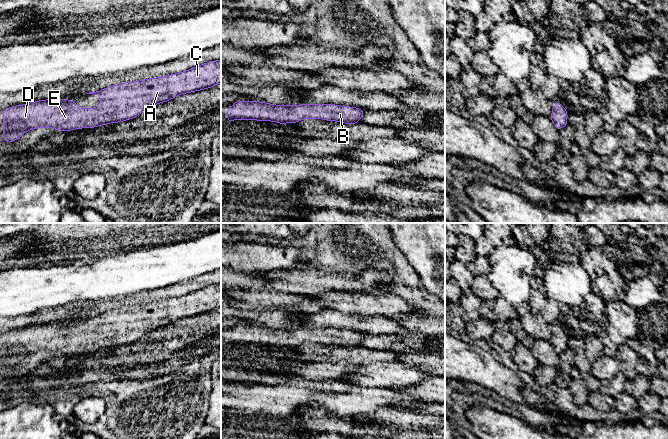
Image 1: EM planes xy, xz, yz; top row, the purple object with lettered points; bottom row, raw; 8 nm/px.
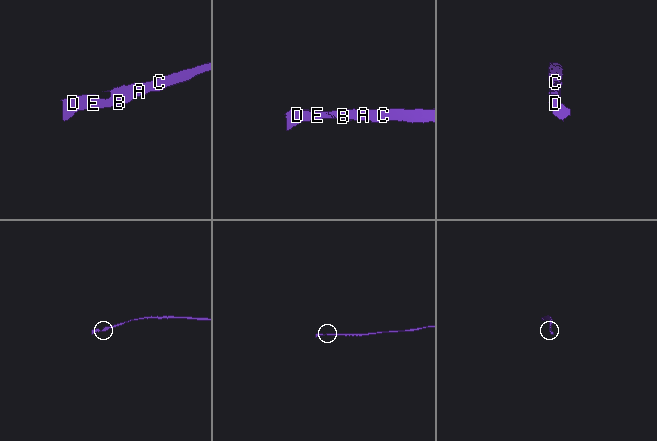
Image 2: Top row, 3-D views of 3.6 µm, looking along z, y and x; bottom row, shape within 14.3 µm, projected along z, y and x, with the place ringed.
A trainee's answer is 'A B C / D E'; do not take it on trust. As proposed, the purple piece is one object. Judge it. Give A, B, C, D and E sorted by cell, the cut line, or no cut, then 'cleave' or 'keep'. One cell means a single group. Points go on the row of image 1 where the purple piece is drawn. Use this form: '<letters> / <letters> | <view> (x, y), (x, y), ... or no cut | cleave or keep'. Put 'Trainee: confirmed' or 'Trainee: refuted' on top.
Trainee: refuted
A B C D E | no cut | keep

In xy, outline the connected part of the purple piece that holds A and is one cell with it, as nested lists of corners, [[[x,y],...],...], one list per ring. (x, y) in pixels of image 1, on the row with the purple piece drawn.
[[[221,60],[209,61],[189,70],[134,82],[112,85],[87,94],[98,95],[100,104],[95,108],[81,108],[70,99],[50,98],[3,109],[3,142],[18,140],[25,132],[36,128],[53,128],[59,131],[95,128],[123,122],[139,116],[145,109],[172,100],[178,95],[205,90],[221,83]]]

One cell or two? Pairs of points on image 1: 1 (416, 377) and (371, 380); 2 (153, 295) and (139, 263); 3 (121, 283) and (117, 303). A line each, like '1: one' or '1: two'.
1: one
2: two
3: two

